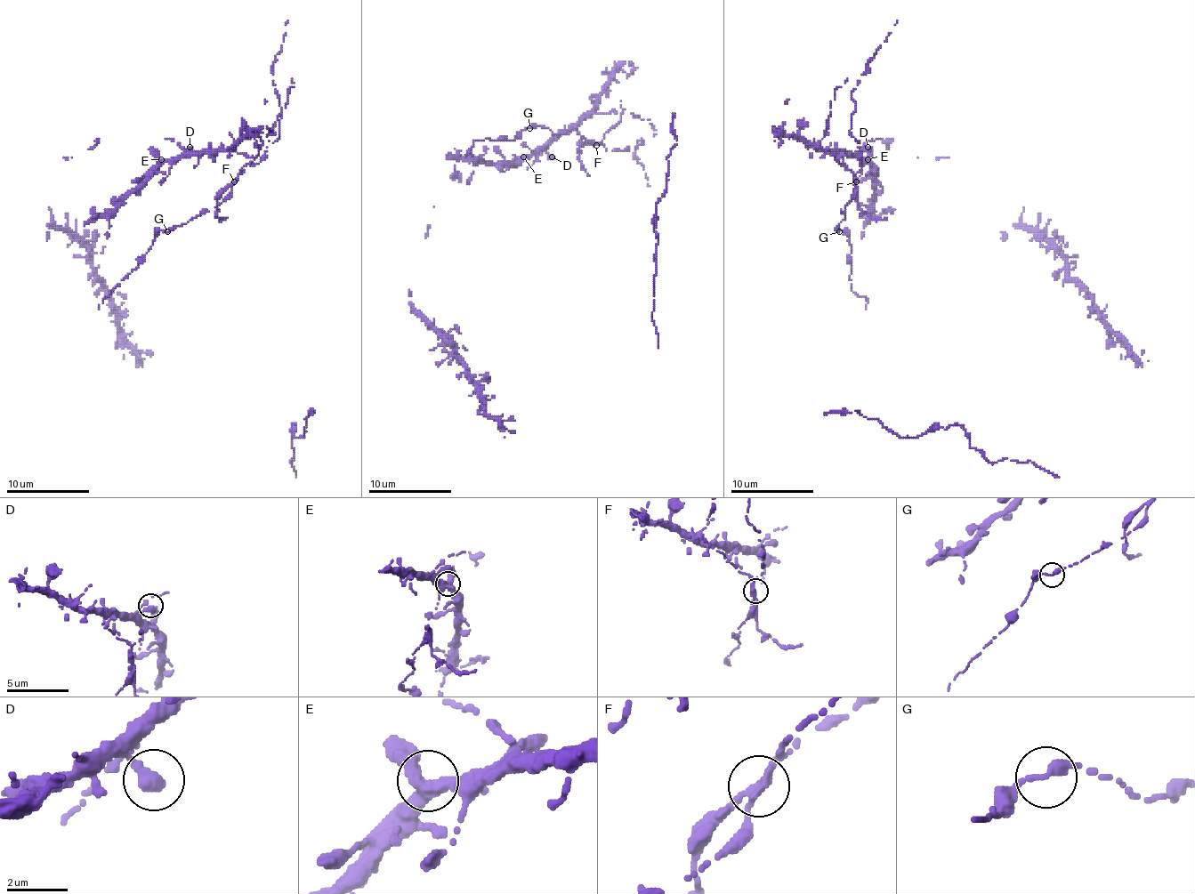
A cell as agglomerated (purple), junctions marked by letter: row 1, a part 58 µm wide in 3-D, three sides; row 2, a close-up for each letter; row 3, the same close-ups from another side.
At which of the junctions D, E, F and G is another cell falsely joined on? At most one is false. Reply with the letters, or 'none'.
F

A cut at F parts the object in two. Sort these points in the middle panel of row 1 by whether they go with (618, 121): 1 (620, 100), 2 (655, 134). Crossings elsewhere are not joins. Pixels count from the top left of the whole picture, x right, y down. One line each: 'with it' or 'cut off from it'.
1: with it
2: with it

